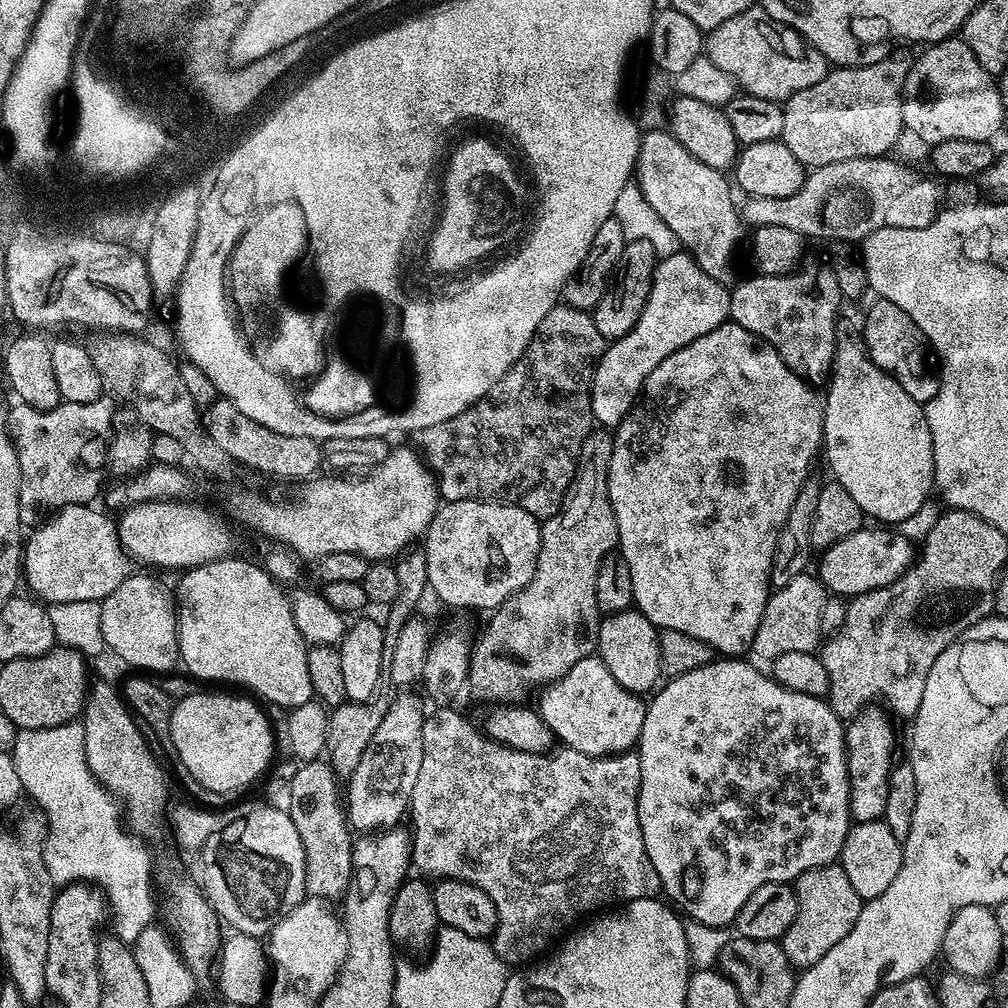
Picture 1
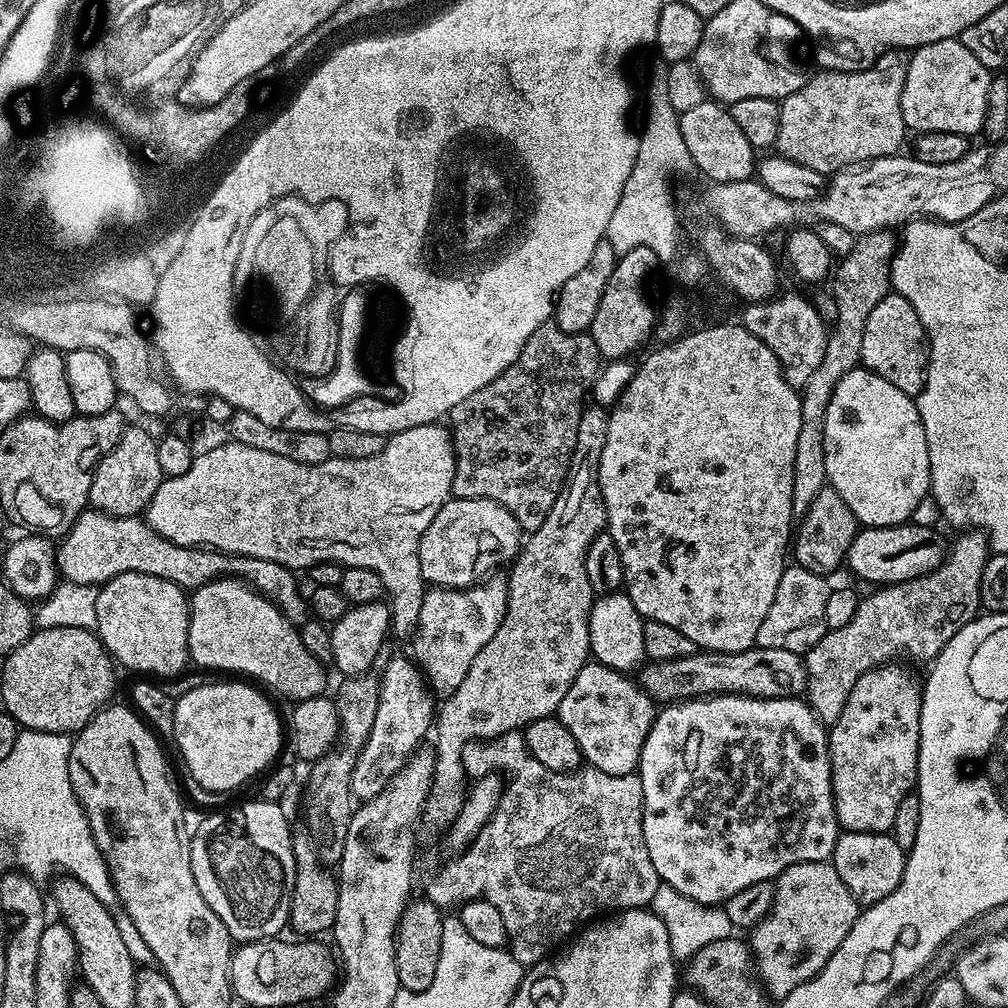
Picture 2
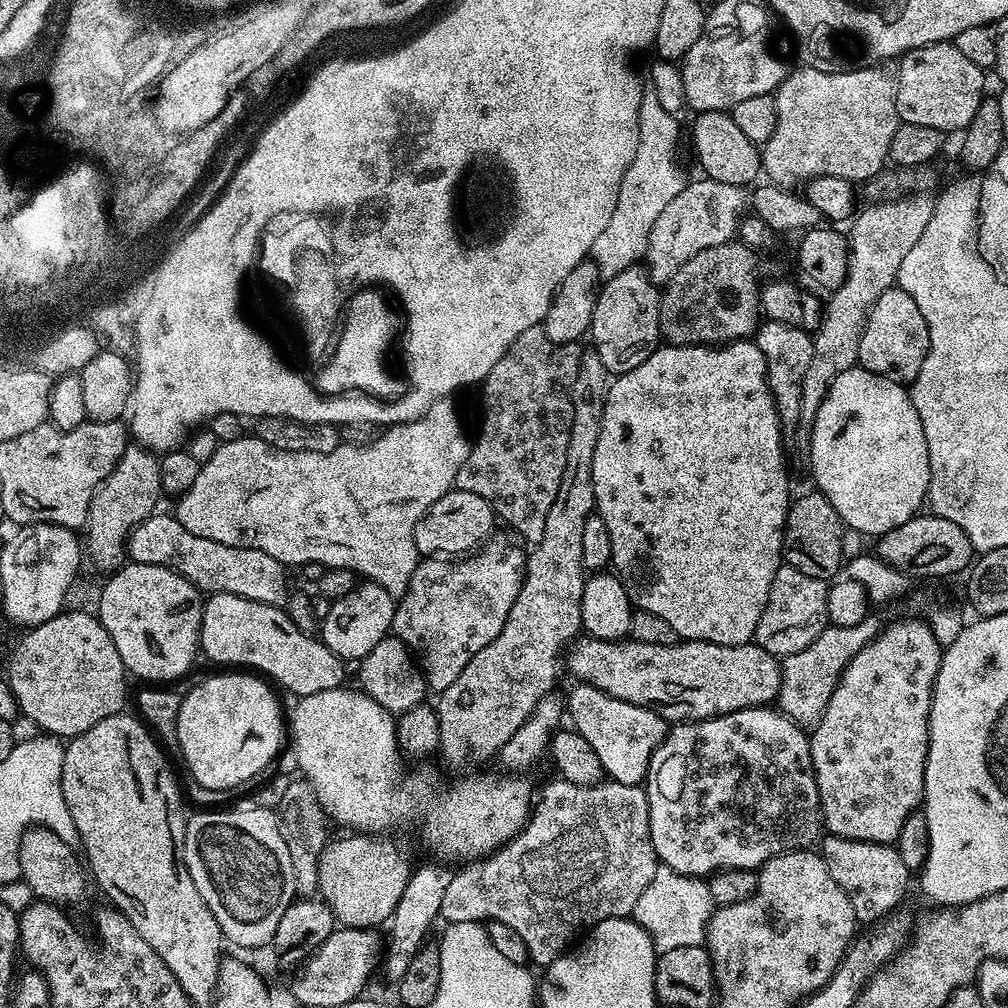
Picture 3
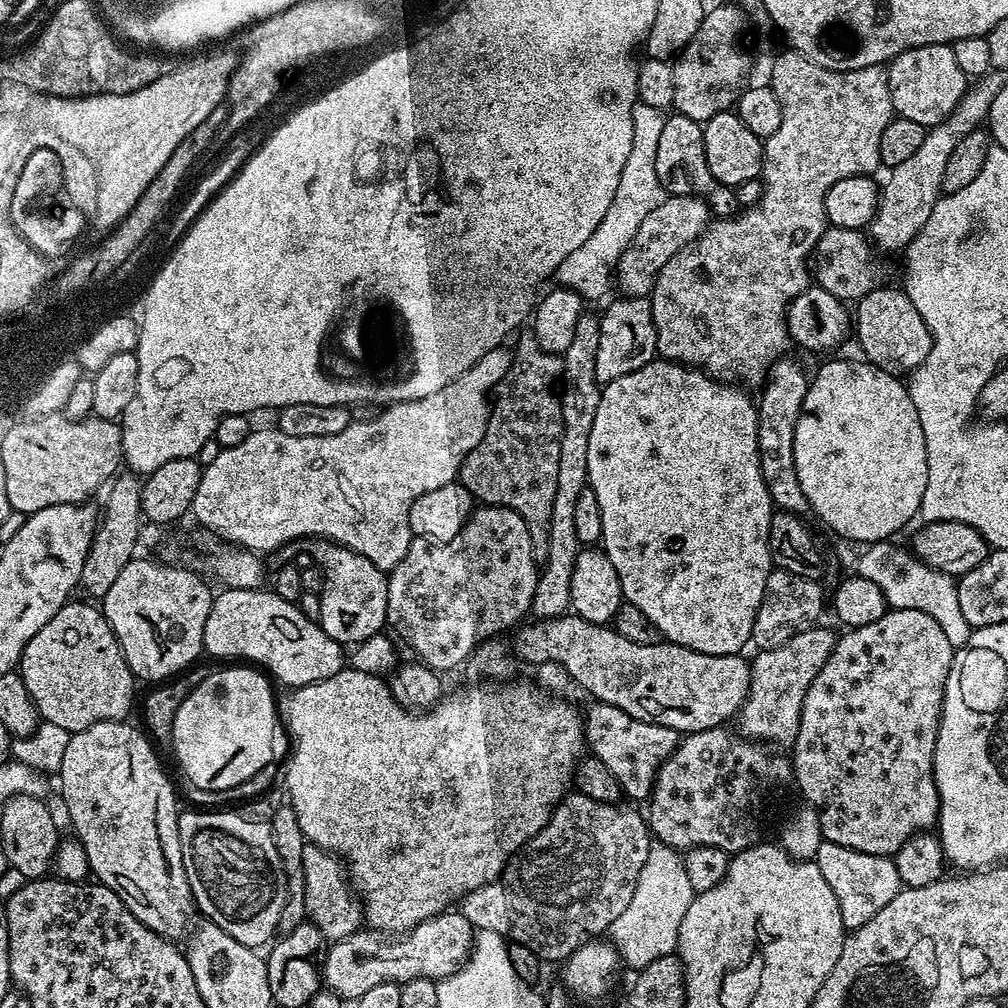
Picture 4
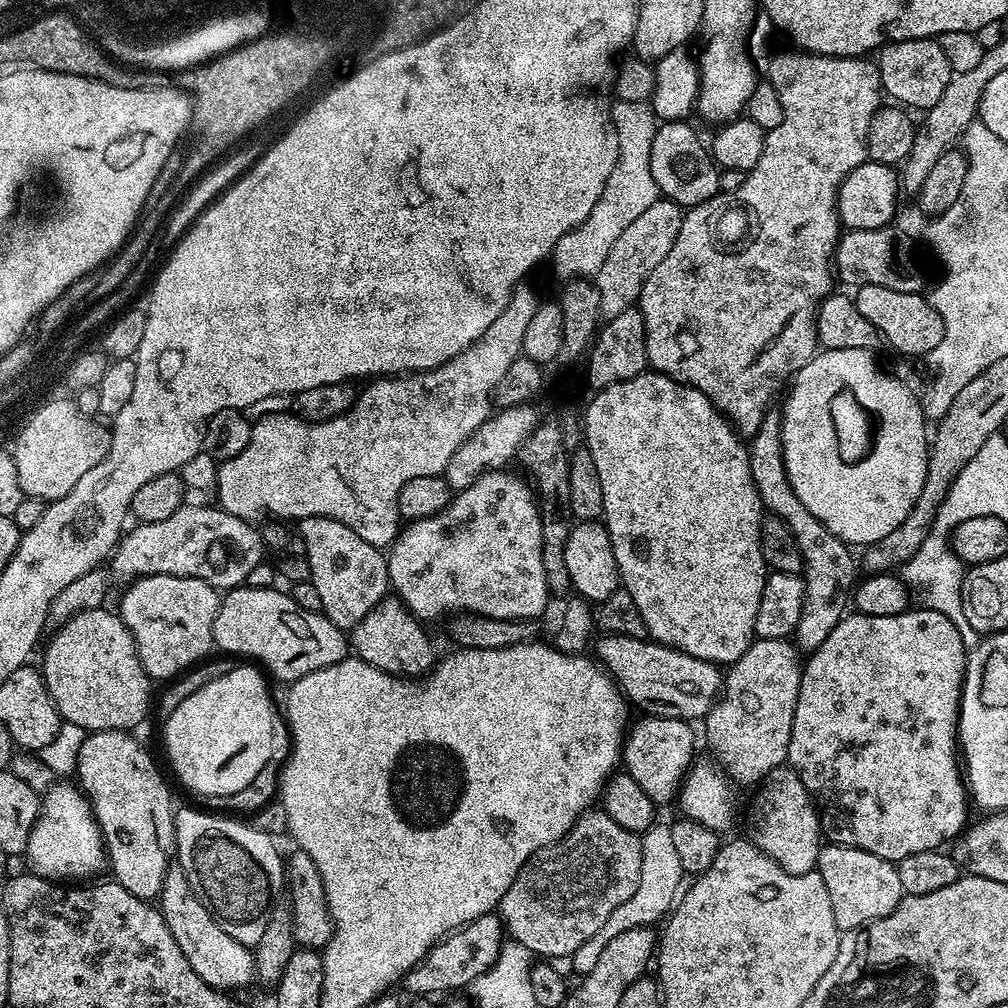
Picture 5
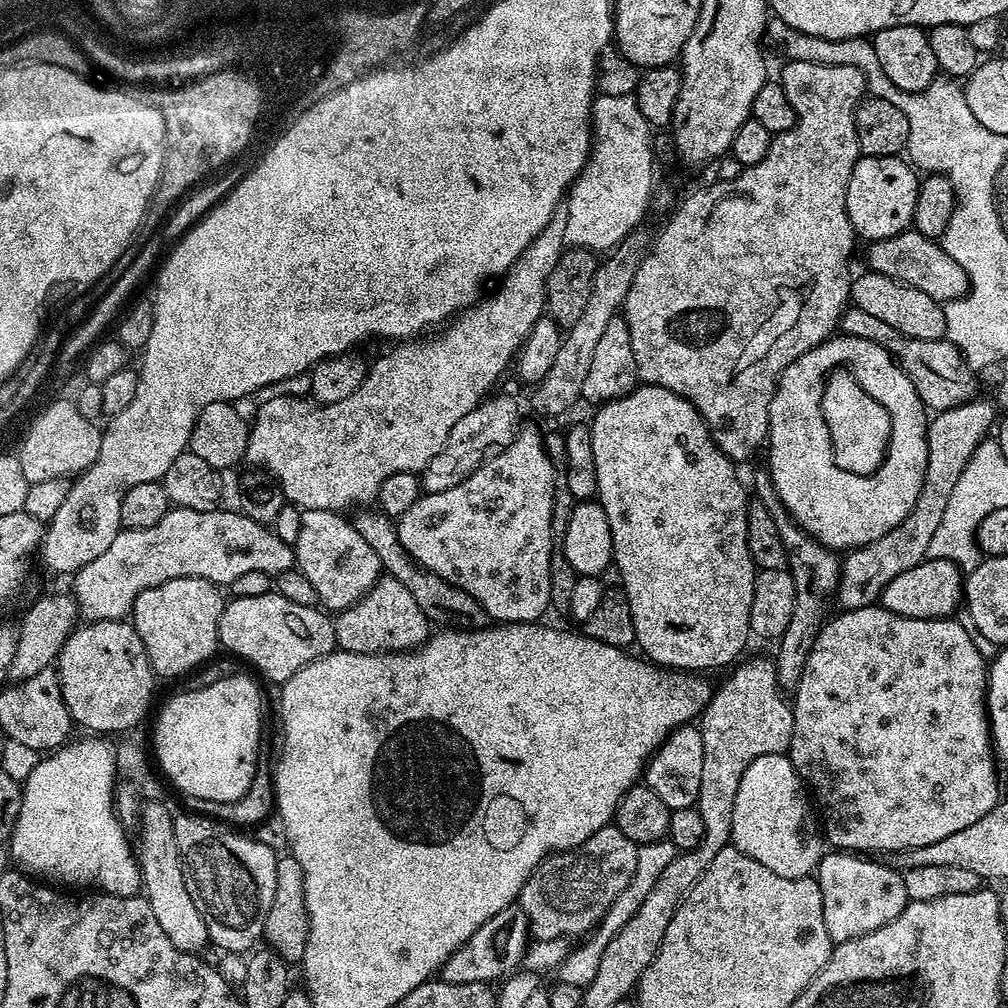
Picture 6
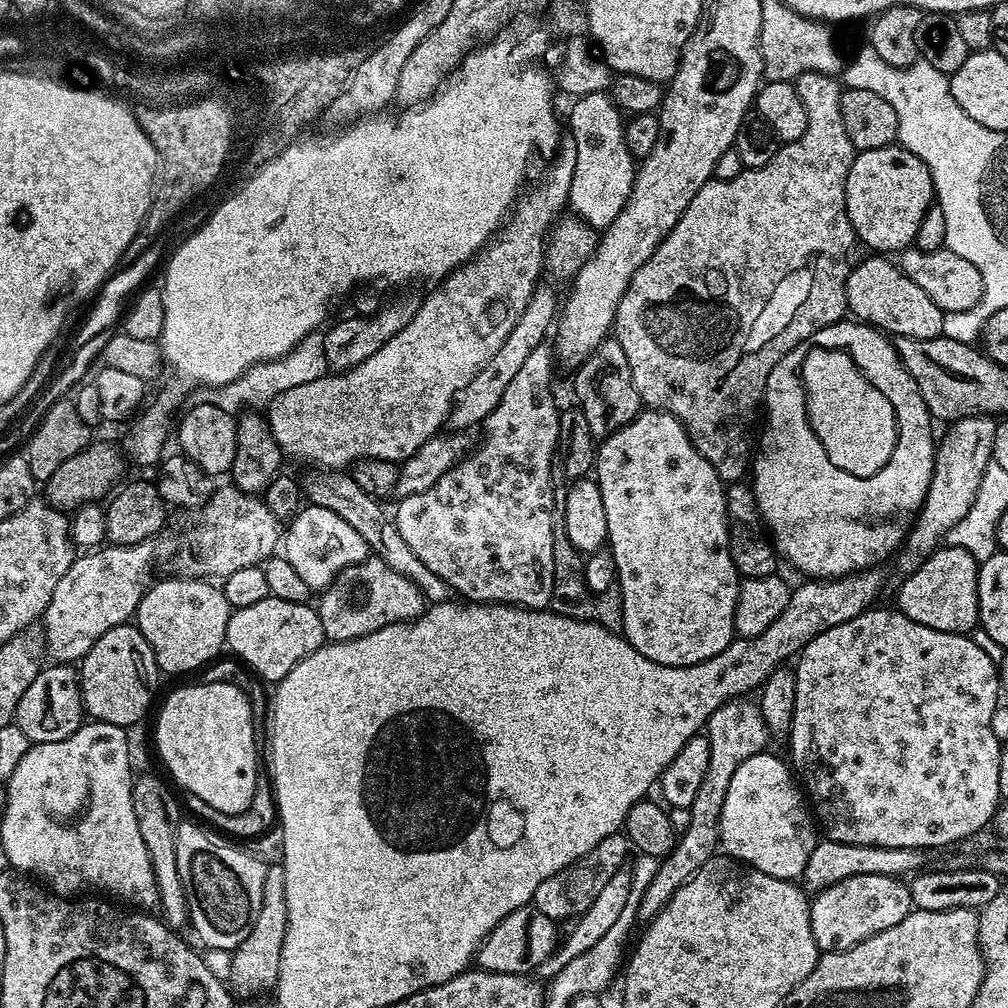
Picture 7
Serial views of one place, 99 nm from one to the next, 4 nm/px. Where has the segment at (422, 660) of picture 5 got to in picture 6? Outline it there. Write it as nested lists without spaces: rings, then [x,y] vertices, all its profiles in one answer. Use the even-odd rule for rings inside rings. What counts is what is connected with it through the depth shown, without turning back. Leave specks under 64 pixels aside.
[[[387,574],[381,575],[357,604],[339,613],[334,623],[337,649],[354,654],[406,652],[420,647],[430,635],[430,621],[426,614],[422,614],[422,606],[414,602],[414,594],[410,594],[402,582]]]

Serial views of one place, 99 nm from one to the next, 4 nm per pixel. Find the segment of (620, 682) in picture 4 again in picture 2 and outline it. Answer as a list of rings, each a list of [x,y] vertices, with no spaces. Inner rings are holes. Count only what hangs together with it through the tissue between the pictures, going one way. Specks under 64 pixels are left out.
[[[757,647],[741,652],[698,650],[693,656],[686,658],[649,663],[644,670],[642,687],[656,702],[690,700],[725,692],[757,698],[800,698],[805,695],[808,687],[808,671],[804,668],[804,656],[790,650]]]

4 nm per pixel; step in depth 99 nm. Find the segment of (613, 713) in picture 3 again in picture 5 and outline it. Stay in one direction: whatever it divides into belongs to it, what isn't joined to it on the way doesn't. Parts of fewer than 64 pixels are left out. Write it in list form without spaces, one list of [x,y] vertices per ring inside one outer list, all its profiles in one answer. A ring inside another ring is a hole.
[[[645,715],[640,719],[644,720],[638,721],[637,724],[635,721],[627,729],[622,749],[622,768],[623,771],[630,774],[630,778],[634,778],[634,782],[638,782],[638,786],[642,786],[642,790],[646,790],[646,794],[650,794],[650,798],[655,804],[664,806],[671,800],[673,803],[677,799],[680,786],[694,763],[692,755],[696,752],[696,736],[692,733],[693,725],[686,720],[662,718],[661,716]]]

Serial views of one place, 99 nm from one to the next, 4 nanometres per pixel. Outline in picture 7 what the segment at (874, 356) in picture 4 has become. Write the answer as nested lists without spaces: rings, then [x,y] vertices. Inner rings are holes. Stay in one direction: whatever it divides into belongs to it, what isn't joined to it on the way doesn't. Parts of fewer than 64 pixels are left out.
[[[880,254],[869,255],[869,260],[864,260],[860,265],[853,267],[848,273],[846,282],[846,298],[848,299],[848,312],[855,319],[871,324],[872,327],[880,329],[889,337],[913,336],[936,339],[944,335],[942,330],[942,318],[944,311],[937,306],[921,290],[915,282],[910,282],[906,274],[902,274],[899,263],[890,261]]]

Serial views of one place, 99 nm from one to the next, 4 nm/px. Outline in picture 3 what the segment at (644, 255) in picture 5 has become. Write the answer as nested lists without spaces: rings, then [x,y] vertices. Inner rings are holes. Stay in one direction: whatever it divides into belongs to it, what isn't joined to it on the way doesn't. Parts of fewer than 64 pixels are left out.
[[[707,178],[699,179],[693,184],[692,181],[685,183],[684,189],[678,194],[678,198],[673,198],[666,205],[666,210],[662,210],[662,214],[658,214],[658,222],[654,222],[654,230],[650,230],[646,267],[648,277],[657,286],[663,286],[667,284],[670,278],[674,278],[674,274],[678,274],[678,270],[682,270],[682,266],[686,266],[686,262],[690,262],[690,258],[694,258],[694,254],[702,254],[702,250],[710,250],[714,246],[729,243],[737,235],[740,221],[745,215],[746,192],[741,185],[714,182]]]

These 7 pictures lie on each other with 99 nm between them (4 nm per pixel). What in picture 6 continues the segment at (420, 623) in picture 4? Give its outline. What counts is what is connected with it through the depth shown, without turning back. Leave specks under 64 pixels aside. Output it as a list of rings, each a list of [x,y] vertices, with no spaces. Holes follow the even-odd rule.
[[[521,427],[512,444],[506,446],[496,456],[491,456],[470,478],[458,482],[458,486],[450,486],[450,490],[441,492],[429,492],[422,494],[410,506],[410,510],[403,512],[395,521],[396,533],[402,542],[402,546],[412,555],[412,559],[425,568],[427,572],[433,572],[446,582],[466,590],[466,594],[473,596],[486,610],[486,614],[496,622],[505,624],[530,624],[541,619],[544,611],[549,611],[552,599],[550,598],[550,558],[552,557],[552,546],[554,537],[552,537],[552,503],[556,500],[556,484],[558,488],[558,468],[552,465],[549,449],[544,446],[544,436],[536,428]]]

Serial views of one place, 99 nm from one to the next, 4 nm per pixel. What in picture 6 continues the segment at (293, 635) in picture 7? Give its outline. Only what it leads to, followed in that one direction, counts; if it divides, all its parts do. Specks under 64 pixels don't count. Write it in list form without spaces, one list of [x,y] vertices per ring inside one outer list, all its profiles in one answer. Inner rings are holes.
[[[273,590],[258,594],[258,598],[237,596],[225,603],[220,615],[220,644],[228,651],[225,653],[253,664],[266,679],[280,686],[302,666],[337,651],[336,626],[327,611],[298,606],[298,602],[290,602]]]

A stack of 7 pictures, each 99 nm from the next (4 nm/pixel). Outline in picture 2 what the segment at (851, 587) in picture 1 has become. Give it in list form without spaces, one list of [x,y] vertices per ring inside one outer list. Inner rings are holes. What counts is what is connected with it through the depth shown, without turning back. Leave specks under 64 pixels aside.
[[[916,523],[896,524],[885,528],[861,527],[848,551],[846,568],[858,579],[872,584],[868,586],[901,584],[933,572],[946,559],[946,544],[940,541],[940,536],[934,529]]]

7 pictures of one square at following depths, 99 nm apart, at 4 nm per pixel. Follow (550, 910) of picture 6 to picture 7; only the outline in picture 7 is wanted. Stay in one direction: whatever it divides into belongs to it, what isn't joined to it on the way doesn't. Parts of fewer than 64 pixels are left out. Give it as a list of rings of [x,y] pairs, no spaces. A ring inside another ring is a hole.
[[[617,834],[610,838],[602,838],[602,842],[598,842],[598,846],[594,846],[594,850],[590,850],[590,854],[578,858],[578,862],[574,862],[562,870],[558,870],[558,874],[546,878],[546,882],[542,882],[542,886],[538,886],[534,907],[542,910],[542,914],[546,914],[546,918],[551,920],[575,921],[576,917],[581,916],[586,910],[590,910],[590,902],[594,902],[594,898],[598,898],[602,886],[606,886],[606,882],[610,882],[610,878],[614,878],[614,874],[618,874],[618,870],[625,867],[626,861],[629,859],[628,852],[630,853],[630,845],[627,836]]]

